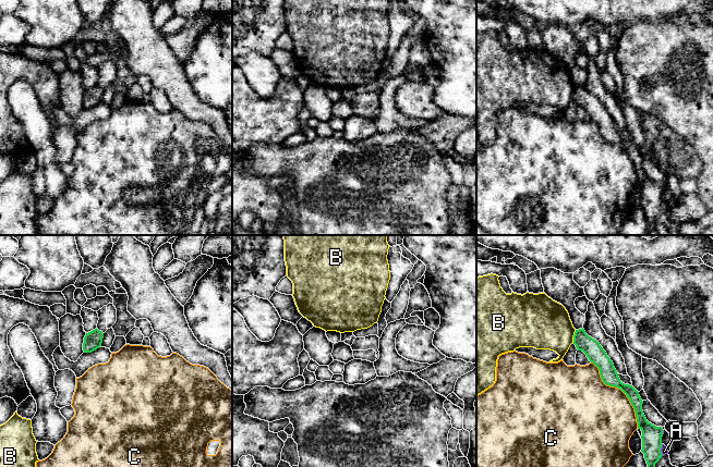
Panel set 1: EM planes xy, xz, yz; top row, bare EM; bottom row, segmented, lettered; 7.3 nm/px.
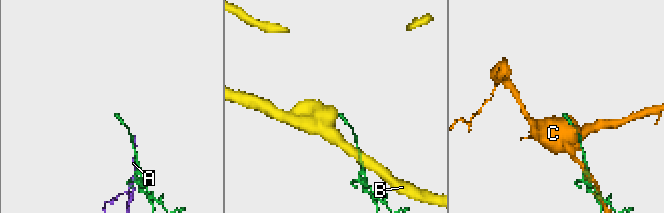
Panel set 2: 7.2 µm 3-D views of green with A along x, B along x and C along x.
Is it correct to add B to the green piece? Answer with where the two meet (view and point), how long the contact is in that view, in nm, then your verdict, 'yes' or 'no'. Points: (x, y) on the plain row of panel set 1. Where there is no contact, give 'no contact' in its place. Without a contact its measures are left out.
meets green in yz at (573, 93); contact 100 nm long; no

